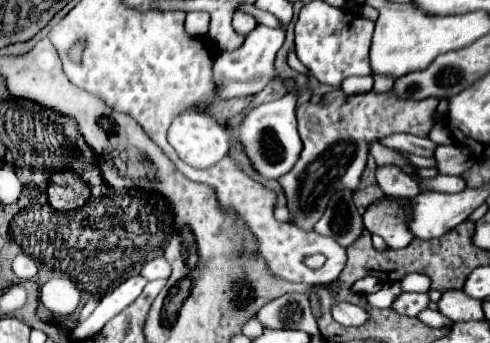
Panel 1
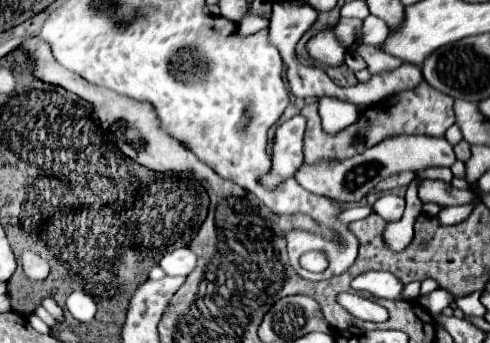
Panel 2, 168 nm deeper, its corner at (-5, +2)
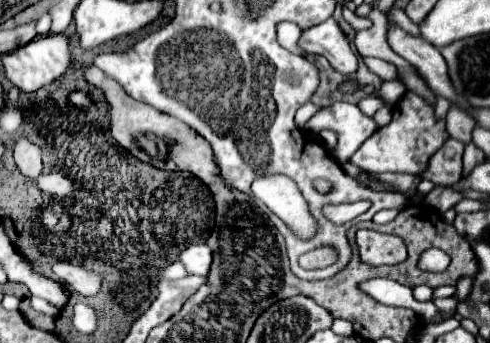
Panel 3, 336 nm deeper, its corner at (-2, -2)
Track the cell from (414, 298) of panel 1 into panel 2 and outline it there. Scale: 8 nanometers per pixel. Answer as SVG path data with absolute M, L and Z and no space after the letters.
M435 289L435 291L427 293L427 295L419 295L417 301L419 301L419 305L425 307L431 315L437 315L437 313L441 313L441 309L445 309L447 305L453 303L453 297L447 295L447 291L443 291L443 289Z

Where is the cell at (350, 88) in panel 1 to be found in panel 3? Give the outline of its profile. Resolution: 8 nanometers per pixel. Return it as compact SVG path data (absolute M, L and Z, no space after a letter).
M386 81L378 91L378 95L388 103L396 103L404 93L406 93L406 87L400 85L400 81Z

